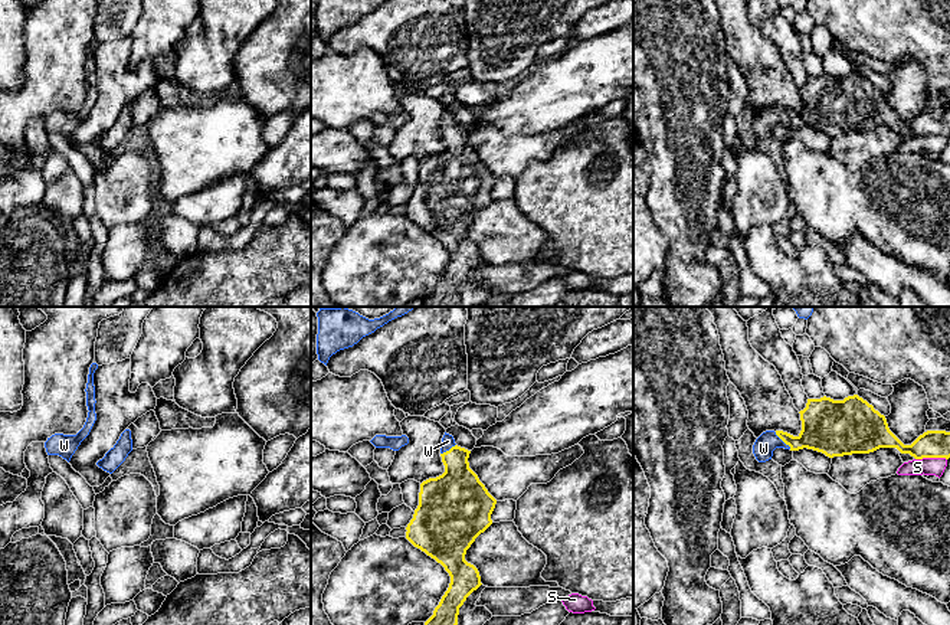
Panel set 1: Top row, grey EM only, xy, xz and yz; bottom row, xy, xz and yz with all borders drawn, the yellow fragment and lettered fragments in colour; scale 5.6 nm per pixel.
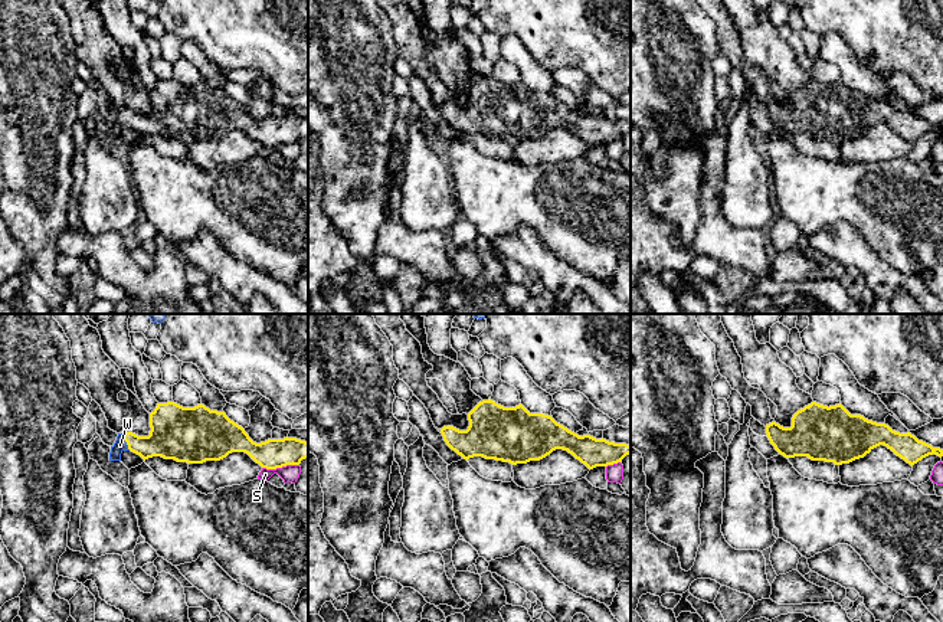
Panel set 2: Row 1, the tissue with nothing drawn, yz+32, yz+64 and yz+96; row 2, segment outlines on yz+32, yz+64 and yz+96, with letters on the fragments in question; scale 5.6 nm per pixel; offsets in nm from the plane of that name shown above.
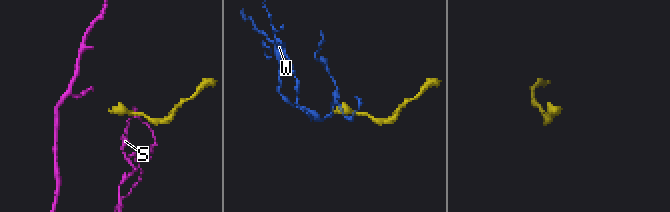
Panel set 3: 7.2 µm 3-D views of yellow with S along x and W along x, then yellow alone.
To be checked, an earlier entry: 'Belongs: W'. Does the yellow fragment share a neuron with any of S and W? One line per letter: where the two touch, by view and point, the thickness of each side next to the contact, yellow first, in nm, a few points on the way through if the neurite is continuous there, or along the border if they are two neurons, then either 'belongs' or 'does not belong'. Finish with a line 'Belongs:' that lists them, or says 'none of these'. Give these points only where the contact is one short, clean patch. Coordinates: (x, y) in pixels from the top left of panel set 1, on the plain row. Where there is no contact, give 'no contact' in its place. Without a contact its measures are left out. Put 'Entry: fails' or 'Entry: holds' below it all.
S: meets yellow in yz at (930, 134); 160 nm thick on the yellow side, 100 nm on the other; border along yz (946, 136), (916, 137); does not belong
W: meets yellow in yz at (783, 118); 280 nm thick on the yellow side, 120 nm on the other; runs through yz (825, 102), (802, 118), (783, 118), (770, 118), (763, 126); belongs
Belongs: W
Entry: holds

